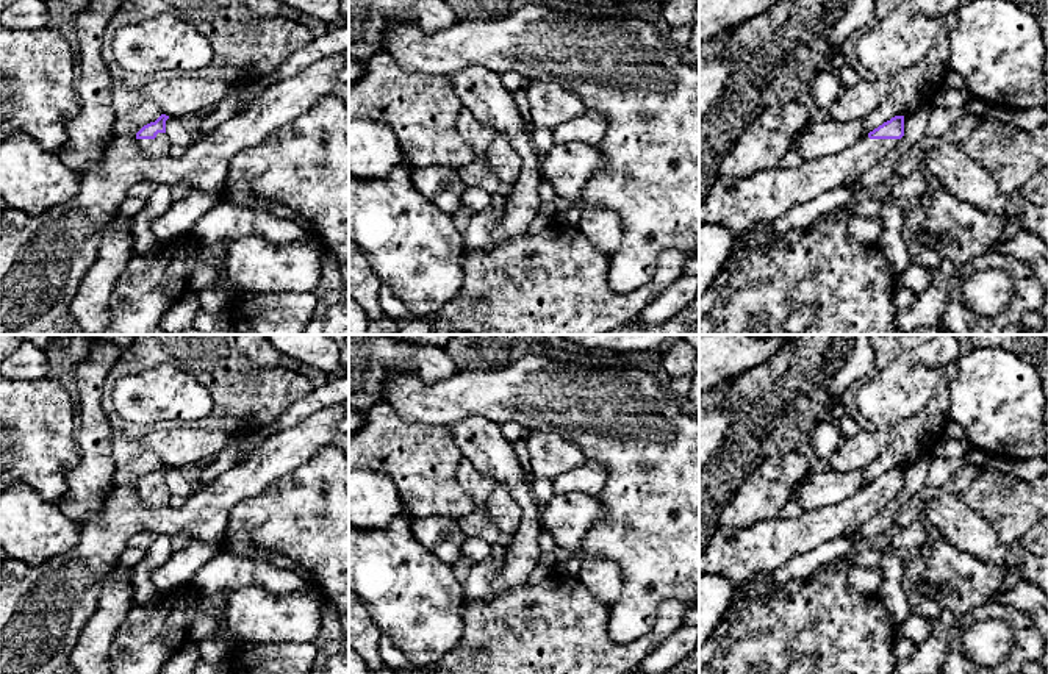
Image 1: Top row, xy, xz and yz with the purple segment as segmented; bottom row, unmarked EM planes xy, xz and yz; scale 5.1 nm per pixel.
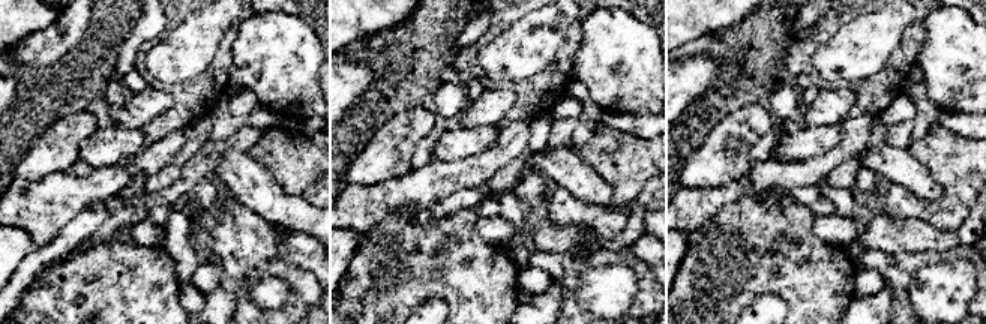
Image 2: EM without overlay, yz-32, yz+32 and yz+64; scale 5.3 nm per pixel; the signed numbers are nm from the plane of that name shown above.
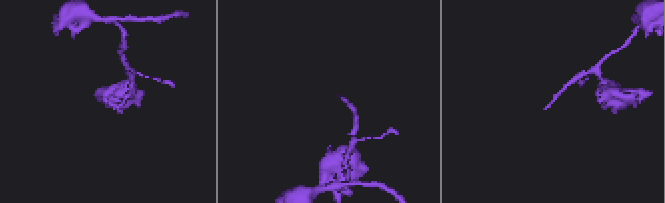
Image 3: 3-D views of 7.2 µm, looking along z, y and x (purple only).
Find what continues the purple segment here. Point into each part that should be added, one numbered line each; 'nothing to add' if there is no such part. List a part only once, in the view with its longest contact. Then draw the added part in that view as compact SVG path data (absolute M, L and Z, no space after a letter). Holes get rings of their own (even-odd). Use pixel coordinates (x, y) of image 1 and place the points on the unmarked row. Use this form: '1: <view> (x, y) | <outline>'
1: yz (737, 554) | M865 486L838 505L802 510L798 518L760 521L746 529L720 525L699 555L699 574L721 575L746 586L798 554L807 554L845 533L857 535L898 494L899 489Z

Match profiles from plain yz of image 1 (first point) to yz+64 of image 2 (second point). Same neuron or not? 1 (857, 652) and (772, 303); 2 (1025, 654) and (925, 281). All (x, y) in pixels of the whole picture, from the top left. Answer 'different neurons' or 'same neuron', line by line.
1: different neurons
2: different neurons

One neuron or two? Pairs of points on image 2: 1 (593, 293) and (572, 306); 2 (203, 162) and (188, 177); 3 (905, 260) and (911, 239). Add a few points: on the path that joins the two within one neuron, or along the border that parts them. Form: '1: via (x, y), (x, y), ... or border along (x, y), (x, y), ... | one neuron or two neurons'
1: border along (583, 269), (577, 278), (577, 302), (580, 308) | two neurons
2: via (200, 165), (191, 174) | one neuron
3: border along (872, 252), (944, 252) | two neurons

